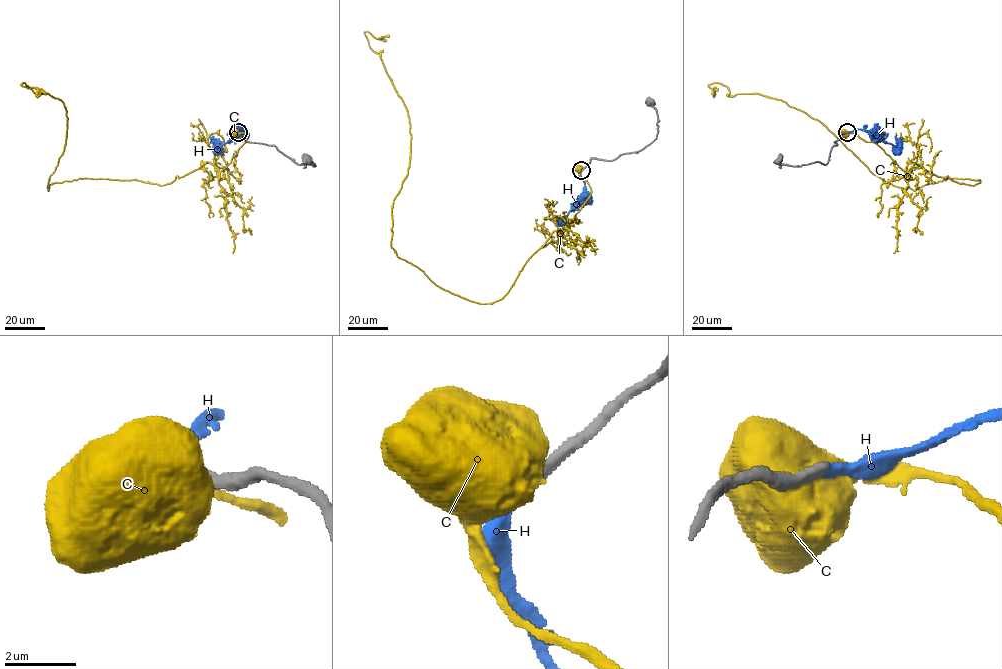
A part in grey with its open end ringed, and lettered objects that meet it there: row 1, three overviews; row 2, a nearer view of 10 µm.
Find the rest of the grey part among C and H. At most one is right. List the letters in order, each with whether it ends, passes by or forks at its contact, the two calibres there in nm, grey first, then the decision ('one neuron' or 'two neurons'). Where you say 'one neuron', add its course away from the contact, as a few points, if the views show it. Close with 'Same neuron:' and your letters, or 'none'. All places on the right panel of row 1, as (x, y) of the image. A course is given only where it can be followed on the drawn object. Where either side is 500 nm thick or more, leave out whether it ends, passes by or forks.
C: 440 nm thick on the grey side, 950 nm on the other; two neurons
H: it ends there; 320 nm thick on the grey side, 300 nm on the other; one neuron; it runs (846, 132), (867, 130), (893, 145), (897, 144), (895, 137)
Same neuron: H

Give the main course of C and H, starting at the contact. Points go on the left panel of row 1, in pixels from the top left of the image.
C: (238, 133), (248, 142), (220, 171), (48, 190), (65, 108), (21, 84), (45, 94)
H: (238, 132), (221, 145), (210, 137)

